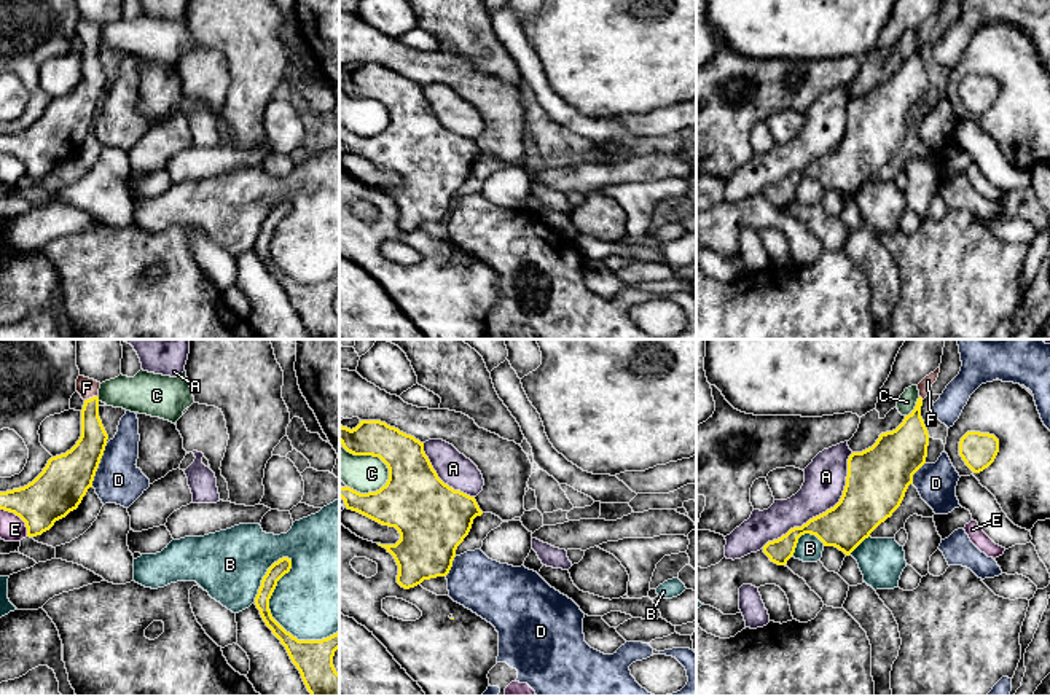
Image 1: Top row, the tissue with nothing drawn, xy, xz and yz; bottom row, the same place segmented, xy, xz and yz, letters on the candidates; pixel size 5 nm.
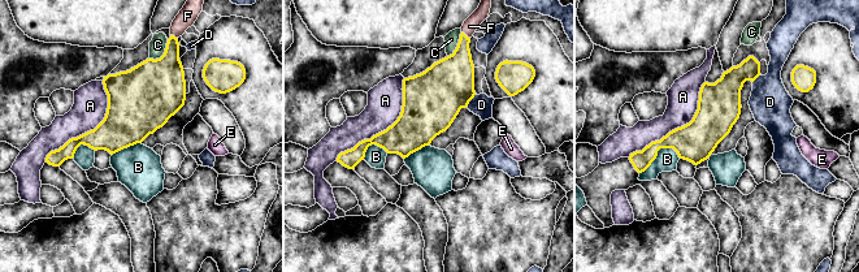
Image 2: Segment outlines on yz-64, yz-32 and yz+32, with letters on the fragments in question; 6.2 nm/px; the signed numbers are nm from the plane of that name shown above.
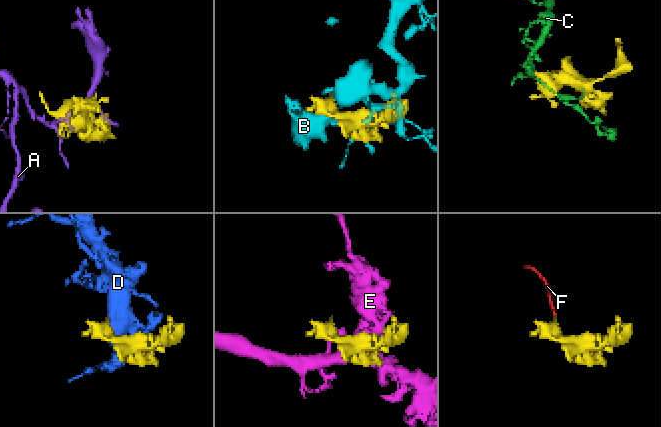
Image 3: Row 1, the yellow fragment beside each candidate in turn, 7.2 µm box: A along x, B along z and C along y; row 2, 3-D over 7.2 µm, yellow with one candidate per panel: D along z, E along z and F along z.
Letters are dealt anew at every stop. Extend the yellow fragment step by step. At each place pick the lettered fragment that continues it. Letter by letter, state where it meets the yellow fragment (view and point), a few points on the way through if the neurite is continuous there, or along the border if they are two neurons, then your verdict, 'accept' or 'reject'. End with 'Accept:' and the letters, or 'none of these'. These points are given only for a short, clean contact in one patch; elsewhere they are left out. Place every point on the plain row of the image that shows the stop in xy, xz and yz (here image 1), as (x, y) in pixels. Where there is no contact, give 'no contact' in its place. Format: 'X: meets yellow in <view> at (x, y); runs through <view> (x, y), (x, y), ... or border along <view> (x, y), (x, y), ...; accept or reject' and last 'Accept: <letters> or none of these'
A: meets yellow in yz at (826, 155); reject
B: meets yellow in xy at (270, 257); reject
C: meets yellow in xz at (372, 97); reject
D: meets yellow in xy at (97, 109); border along xy (107, 86), (91, 129); reject
E: meets yellow in xy at (19, 160); border along xy (0, 152), (15, 156), (24, 166), (27, 179); reject
F: meets yellow in xy at (93, 40); runs through xy (91, 88), (93, 40), (86, 31); accept
Accept: F

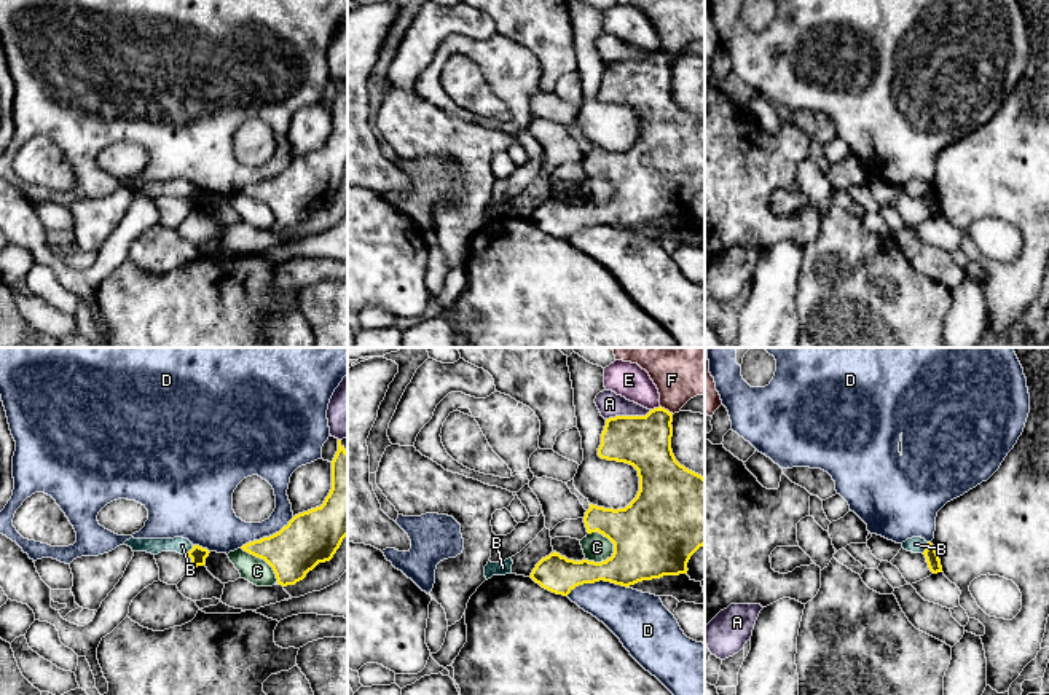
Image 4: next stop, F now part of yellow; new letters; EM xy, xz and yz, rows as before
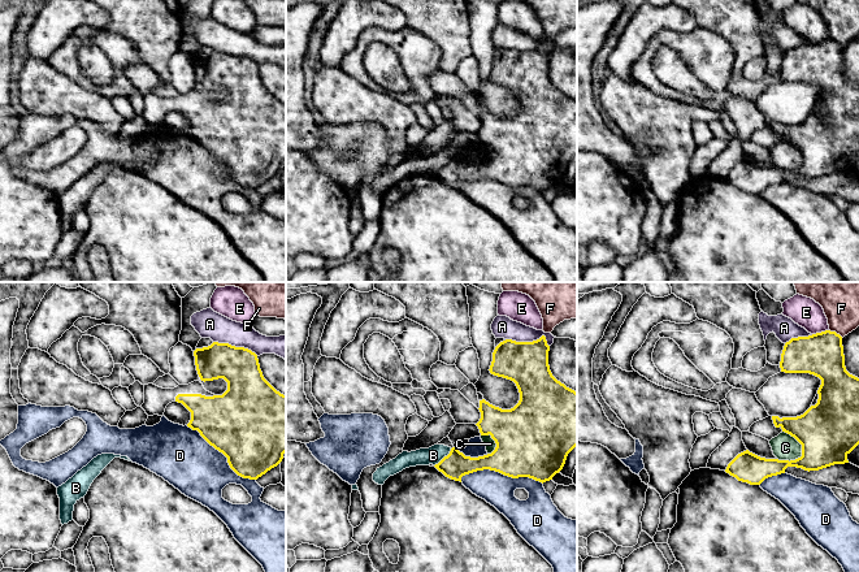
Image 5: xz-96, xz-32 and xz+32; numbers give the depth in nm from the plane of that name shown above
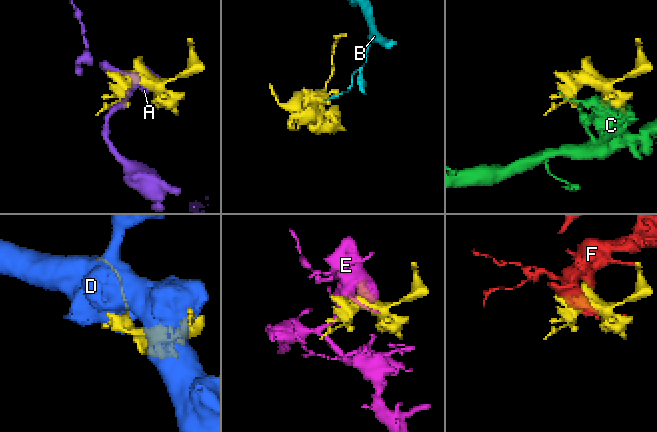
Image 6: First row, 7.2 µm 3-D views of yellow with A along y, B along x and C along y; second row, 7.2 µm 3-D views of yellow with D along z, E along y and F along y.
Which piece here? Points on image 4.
A: meets yellow in xz at (628, 59); reject
B: meets yellow in yz at (927, 190); border along yz (928, 185), (922, 195); reject
C: meets yellow in xz at (608, 180); border along xz (589, 176), (598, 174), (612, 187), (612, 198), (609, 201); reject
D: meets yellow in xz at (597, 223); reject
E: meets yellow in xz at (654, 51); border along xz (659, 48), (651, 53); reject
F: meets yellow in xz at (667, 53); reject
Accept: none of these

